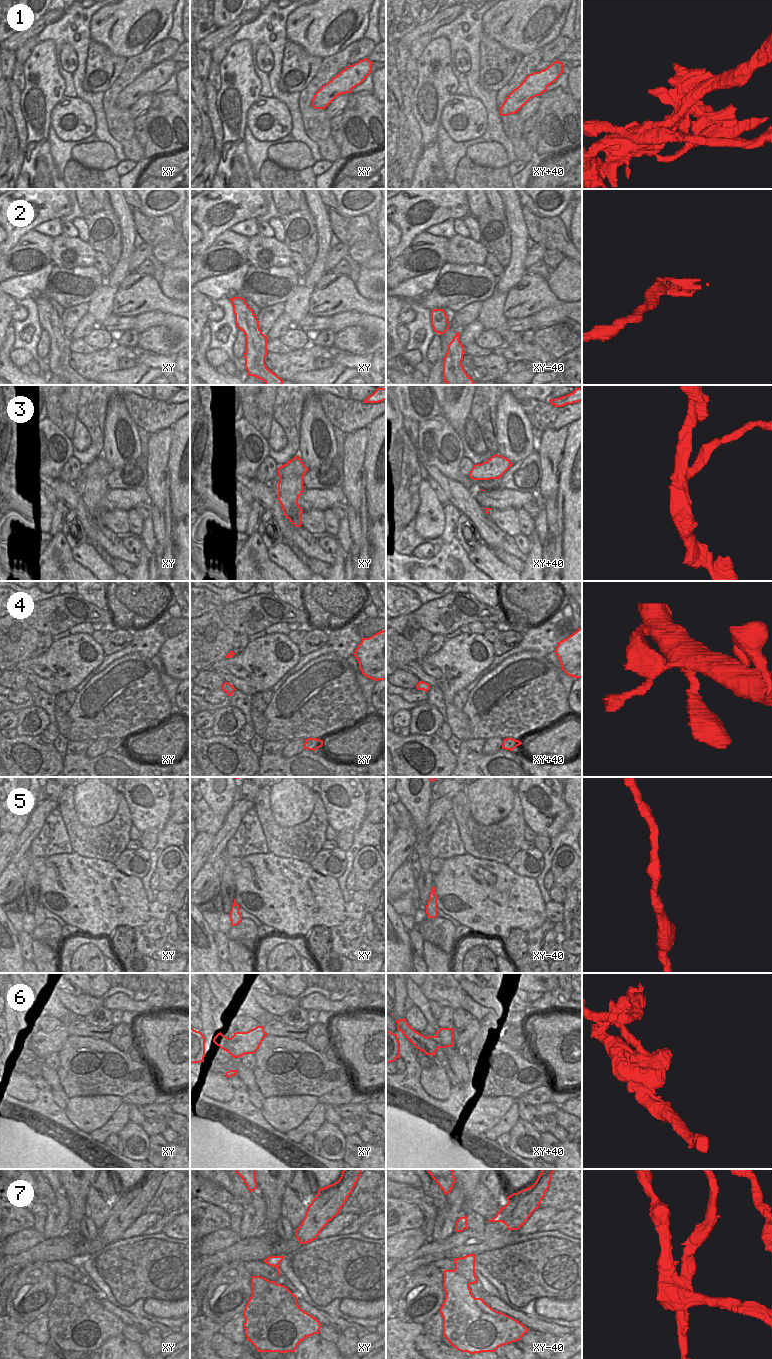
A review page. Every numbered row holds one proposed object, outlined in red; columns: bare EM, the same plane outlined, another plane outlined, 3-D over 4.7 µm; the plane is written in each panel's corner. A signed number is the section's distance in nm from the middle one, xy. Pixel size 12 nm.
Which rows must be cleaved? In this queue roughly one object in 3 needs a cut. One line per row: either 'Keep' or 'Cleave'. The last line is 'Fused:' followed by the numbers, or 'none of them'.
1: Cleave
2: Keep
3: Cleave
4: Keep
5: Keep
6: Cleave
7: Cleave
Fused: 1, 3, 6, 7.

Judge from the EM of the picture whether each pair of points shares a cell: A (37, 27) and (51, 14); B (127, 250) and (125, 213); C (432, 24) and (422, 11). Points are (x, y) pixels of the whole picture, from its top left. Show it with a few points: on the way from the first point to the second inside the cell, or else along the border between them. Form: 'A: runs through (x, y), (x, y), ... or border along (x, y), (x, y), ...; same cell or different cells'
A: runs through (40, 24), (48, 17); same cell
B: runs through (127, 241), (126, 222); same cell
C: border along (439, 10), (428, 20), (417, 25); different cells

